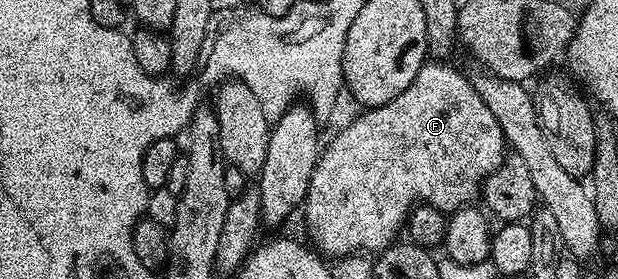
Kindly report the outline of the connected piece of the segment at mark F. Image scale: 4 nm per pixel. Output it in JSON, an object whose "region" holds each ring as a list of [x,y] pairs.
{"region":[[[440,60],[425,61],[423,68],[418,72],[418,76],[414,76],[410,88],[406,88],[406,92],[394,96],[394,100],[390,100],[386,104],[365,109],[360,112],[364,114],[358,115],[349,126],[342,127],[329,142],[327,139],[326,145],[320,151],[320,157],[316,159],[316,167],[310,176],[310,188],[302,207],[304,222],[308,225],[309,236],[312,237],[313,243],[311,242],[311,245],[321,255],[343,256],[350,255],[353,252],[373,252],[372,250],[383,252],[401,237],[408,215],[417,206],[421,204],[433,206],[445,212],[463,210],[465,206],[477,201],[485,180],[502,165],[506,157],[506,139],[498,120],[494,120],[494,112],[490,112],[490,108],[486,106],[482,96],[474,88],[471,77],[467,73],[463,74],[462,71],[455,70],[454,67],[448,65],[452,64],[445,64]]]}

